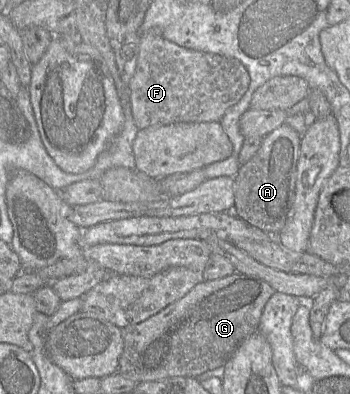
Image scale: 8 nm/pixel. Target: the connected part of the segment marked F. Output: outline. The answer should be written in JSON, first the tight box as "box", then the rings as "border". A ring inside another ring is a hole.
{"box":[129,31,250,130],"border":[[[146,31],[140,32],[140,48],[139,57],[136,65],[135,73],[129,83],[130,88],[130,103],[132,107],[132,115],[134,122],[139,130],[150,126],[167,125],[179,122],[221,122],[226,111],[235,105],[247,91],[250,84],[250,74],[247,68],[238,59],[226,57],[219,54],[202,52],[197,50],[181,47],[176,43],[162,37],[159,32]]]}

